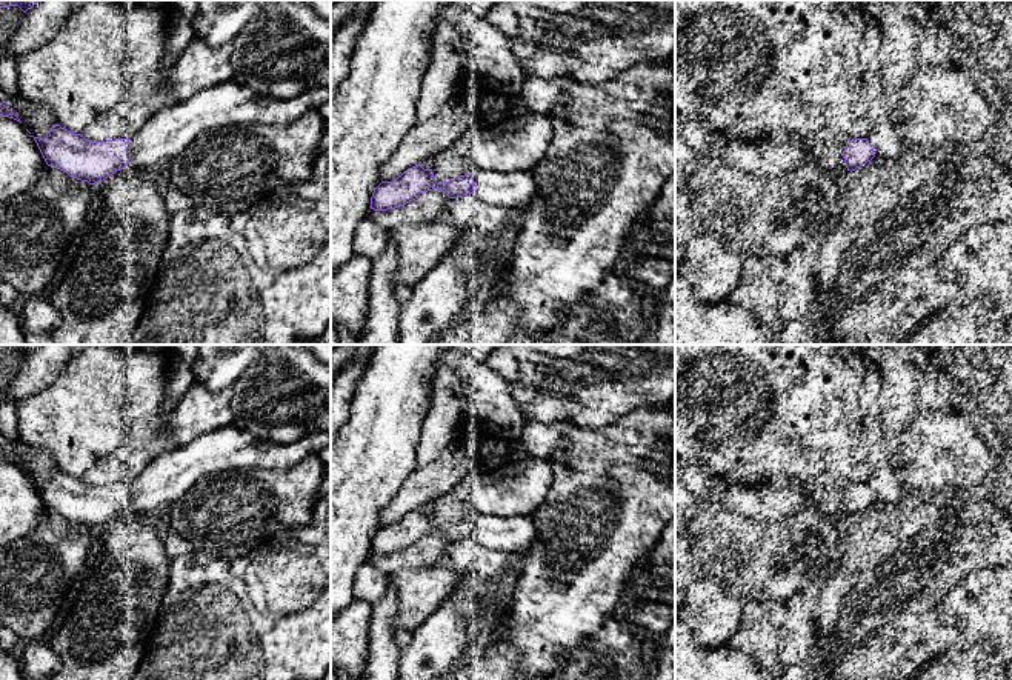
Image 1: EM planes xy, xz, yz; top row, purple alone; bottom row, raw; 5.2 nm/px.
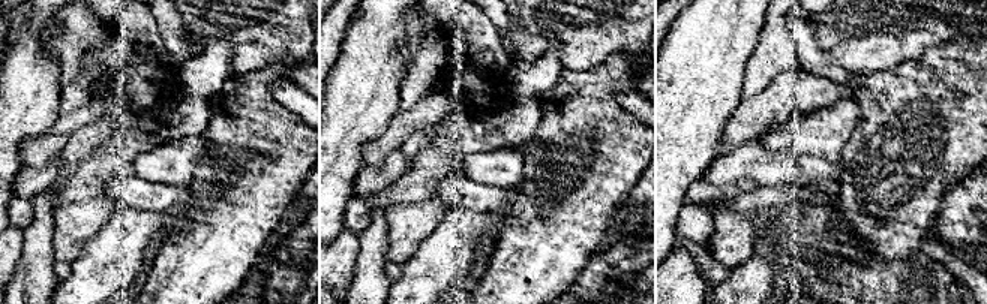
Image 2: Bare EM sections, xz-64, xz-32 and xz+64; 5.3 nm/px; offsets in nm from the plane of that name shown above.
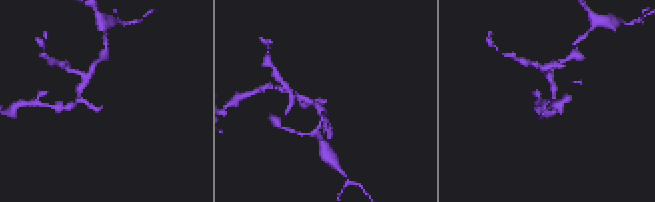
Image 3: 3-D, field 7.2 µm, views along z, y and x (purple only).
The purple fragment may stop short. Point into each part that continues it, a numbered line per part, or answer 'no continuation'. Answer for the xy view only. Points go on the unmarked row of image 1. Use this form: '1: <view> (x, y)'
1: xy (171, 474)

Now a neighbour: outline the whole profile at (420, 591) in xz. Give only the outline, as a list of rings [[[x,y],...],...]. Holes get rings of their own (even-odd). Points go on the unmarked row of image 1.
[[[449,568],[398,569],[391,582],[398,592],[397,629],[414,632],[452,594],[460,575]]]

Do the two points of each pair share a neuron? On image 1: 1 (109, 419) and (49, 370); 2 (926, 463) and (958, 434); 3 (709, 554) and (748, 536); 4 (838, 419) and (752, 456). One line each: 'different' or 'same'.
1: different
2: same
3: same
4: same

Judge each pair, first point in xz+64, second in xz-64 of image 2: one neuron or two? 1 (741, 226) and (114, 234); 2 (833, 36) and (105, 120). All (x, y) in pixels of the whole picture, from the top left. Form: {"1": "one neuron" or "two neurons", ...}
{"1": "two neurons", "2": "two neurons"}

